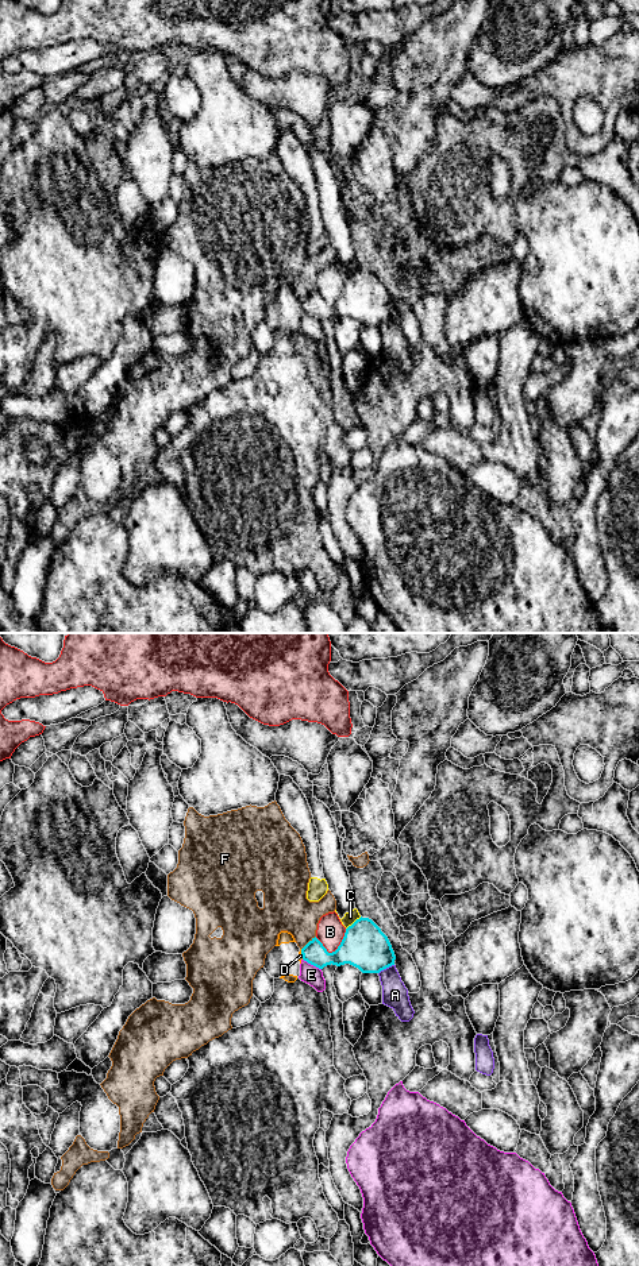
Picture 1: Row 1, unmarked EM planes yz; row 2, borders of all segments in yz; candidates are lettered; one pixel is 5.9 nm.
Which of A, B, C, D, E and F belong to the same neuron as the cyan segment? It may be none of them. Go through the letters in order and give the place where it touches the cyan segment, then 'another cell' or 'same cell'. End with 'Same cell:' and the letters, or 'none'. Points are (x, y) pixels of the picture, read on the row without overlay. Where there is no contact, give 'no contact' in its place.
A: contact yz (385, 320); another cell
B: contact yz (335, 303); another cell
C: contact yz (354, 274); another cell
D: contact yz (301, 305); another cell
E: contact yz (312, 316); another cell
F: contact yz (308, 294); another cell
Same cell: none

